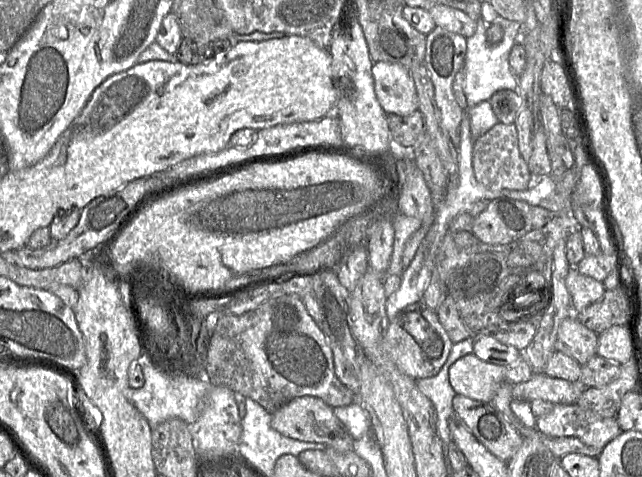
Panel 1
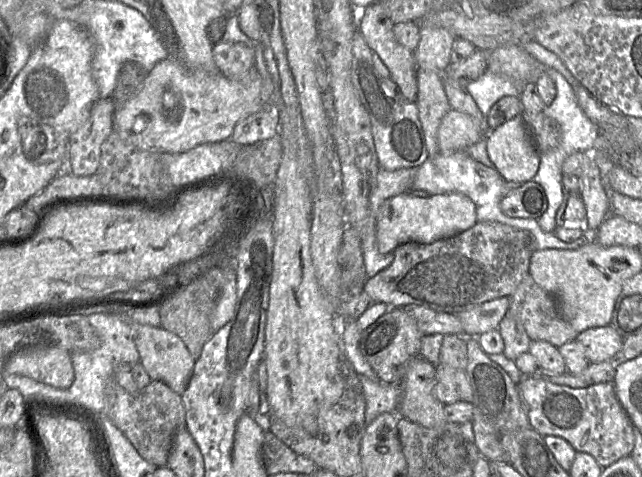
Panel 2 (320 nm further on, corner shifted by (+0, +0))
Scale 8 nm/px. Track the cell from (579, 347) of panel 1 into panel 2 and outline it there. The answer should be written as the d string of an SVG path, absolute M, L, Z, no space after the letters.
M501 297L457 314L465 337L478 338L485 332L498 329L509 306L509 297Z

